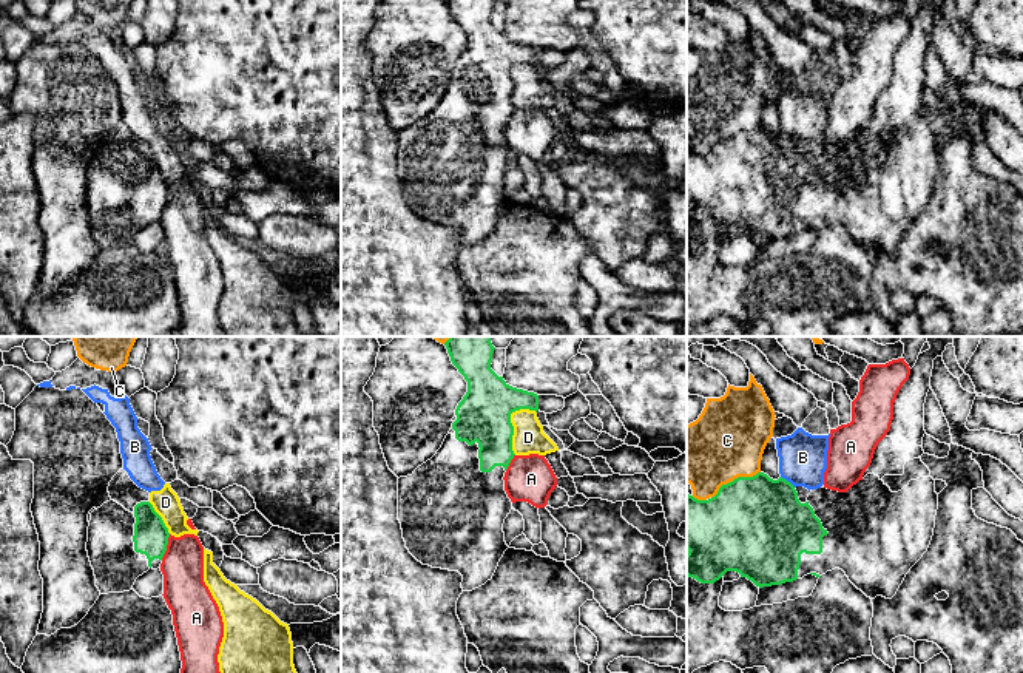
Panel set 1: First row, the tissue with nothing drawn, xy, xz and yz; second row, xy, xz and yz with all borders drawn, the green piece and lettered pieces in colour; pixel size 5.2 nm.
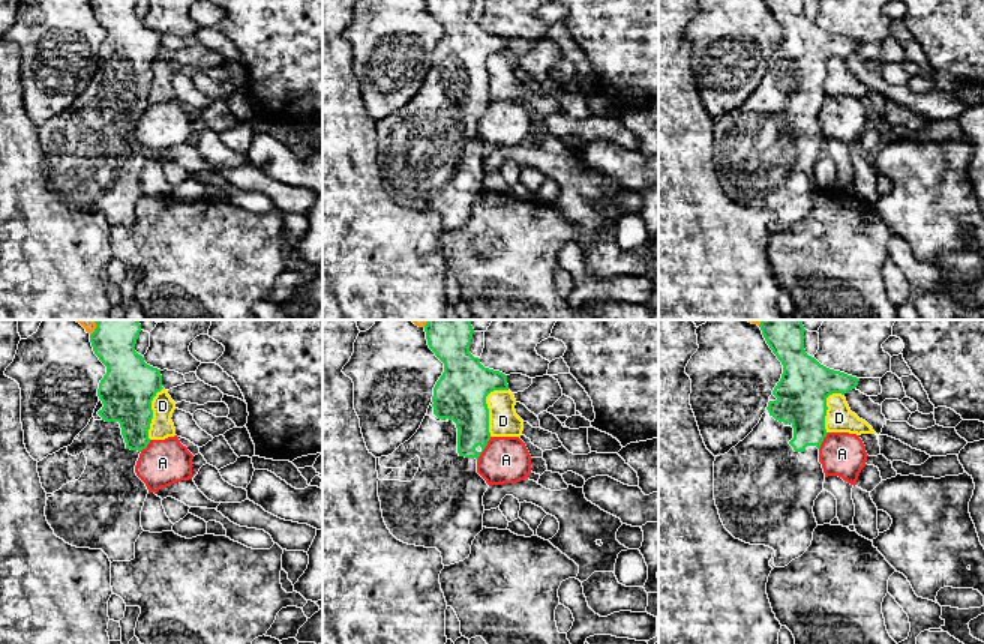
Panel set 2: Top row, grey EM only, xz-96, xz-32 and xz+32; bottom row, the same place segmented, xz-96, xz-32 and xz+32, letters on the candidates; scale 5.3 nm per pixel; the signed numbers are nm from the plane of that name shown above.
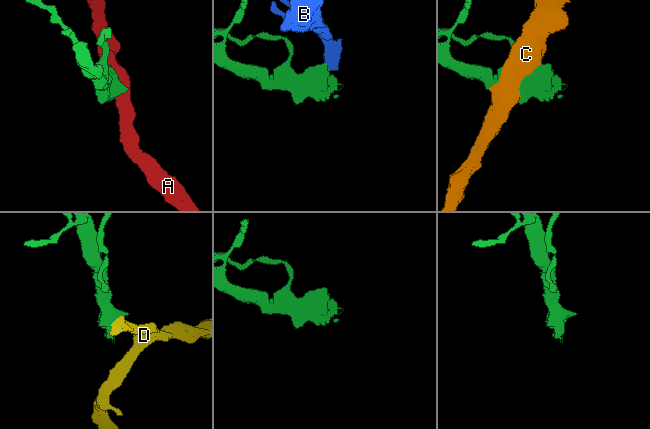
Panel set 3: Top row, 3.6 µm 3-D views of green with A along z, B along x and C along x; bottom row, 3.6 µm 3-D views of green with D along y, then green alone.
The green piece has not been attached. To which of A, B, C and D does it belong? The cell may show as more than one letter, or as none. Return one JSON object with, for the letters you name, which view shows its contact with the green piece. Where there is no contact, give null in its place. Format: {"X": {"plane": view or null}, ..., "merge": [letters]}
{"merge": []}

